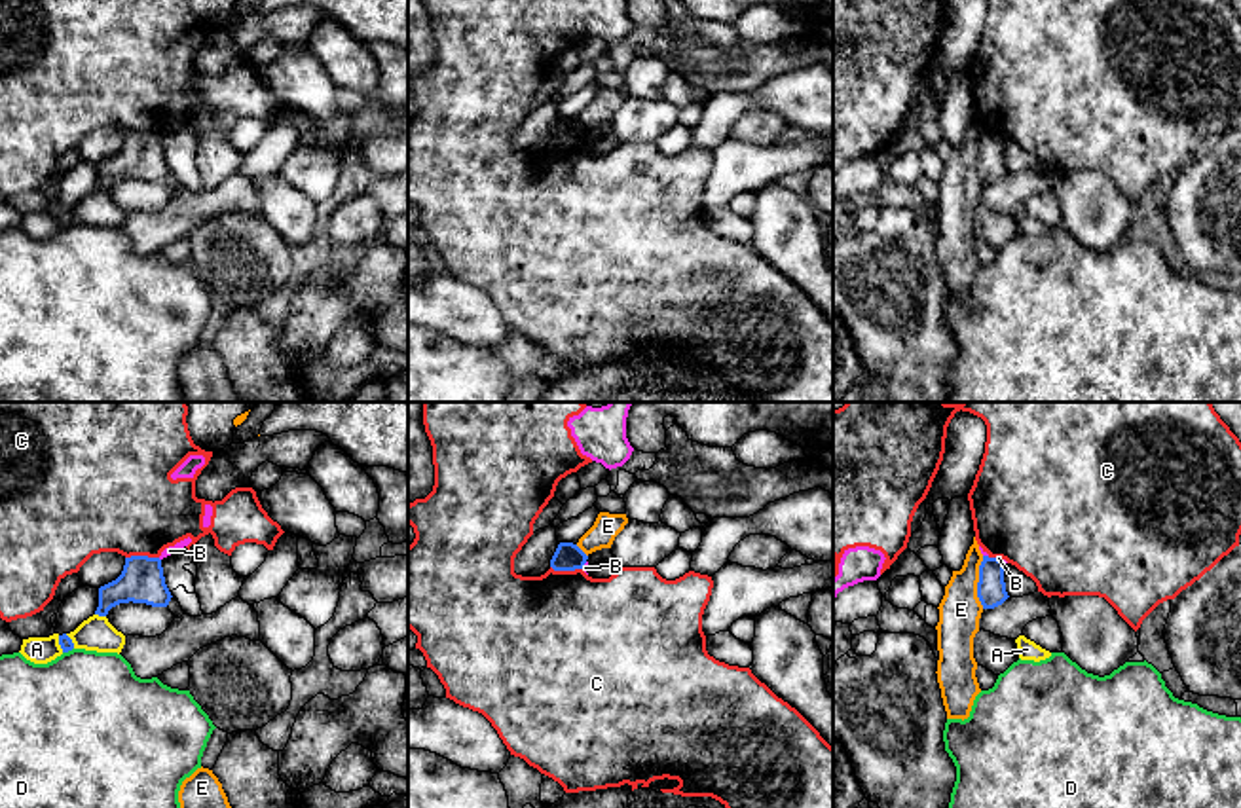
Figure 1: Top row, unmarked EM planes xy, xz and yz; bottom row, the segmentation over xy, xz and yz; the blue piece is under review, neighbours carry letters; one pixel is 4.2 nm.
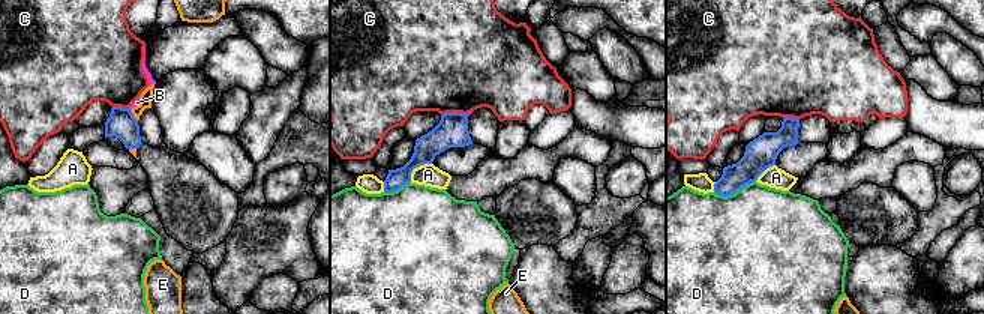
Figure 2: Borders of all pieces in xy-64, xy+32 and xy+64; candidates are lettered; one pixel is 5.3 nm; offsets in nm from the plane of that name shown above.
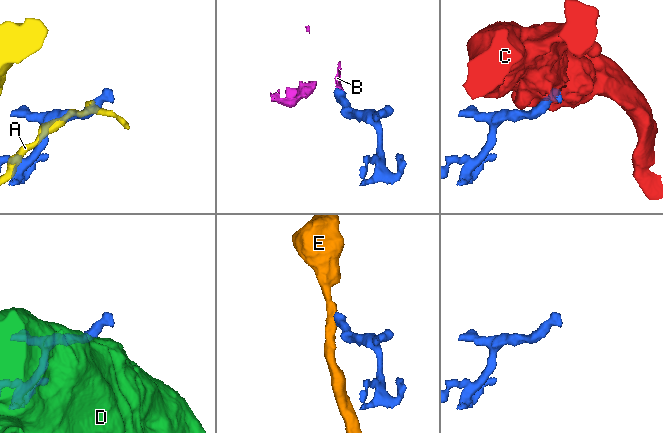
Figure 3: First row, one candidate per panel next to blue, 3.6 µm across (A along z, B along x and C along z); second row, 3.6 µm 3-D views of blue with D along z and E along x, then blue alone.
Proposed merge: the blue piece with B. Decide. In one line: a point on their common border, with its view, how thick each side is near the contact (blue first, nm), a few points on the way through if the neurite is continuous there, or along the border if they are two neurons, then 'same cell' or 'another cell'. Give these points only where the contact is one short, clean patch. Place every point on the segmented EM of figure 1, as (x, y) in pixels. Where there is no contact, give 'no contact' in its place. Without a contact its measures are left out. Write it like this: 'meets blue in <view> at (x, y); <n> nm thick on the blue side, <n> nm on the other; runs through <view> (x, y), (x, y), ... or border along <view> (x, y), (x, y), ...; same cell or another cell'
meets blue in xz at (583, 566); 120 nm thick on the blue side, 20 nm on the other; border along xz (587, 562), (581, 568); another cell

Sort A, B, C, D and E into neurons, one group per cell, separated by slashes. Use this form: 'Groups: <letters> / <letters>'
Groups: A / B C / D / E

